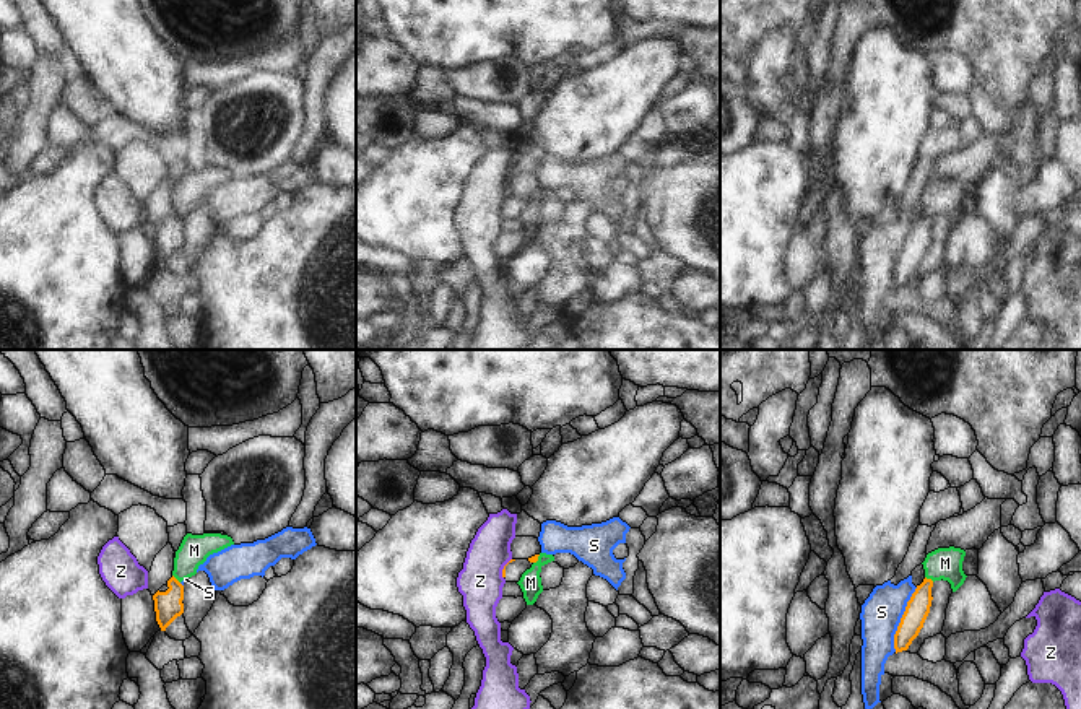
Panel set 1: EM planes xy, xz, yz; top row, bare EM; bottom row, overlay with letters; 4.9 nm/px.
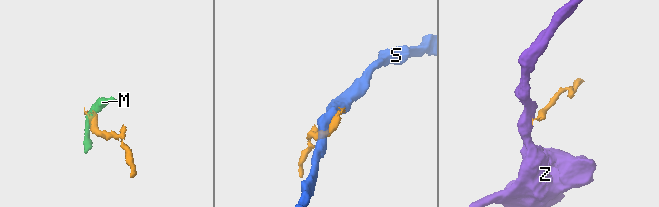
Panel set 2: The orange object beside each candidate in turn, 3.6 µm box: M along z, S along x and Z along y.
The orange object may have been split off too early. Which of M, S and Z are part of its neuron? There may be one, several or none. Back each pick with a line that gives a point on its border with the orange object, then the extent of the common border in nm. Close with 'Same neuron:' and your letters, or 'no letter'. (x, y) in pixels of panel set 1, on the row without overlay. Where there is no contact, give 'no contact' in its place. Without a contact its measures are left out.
Same neuron: no letter

